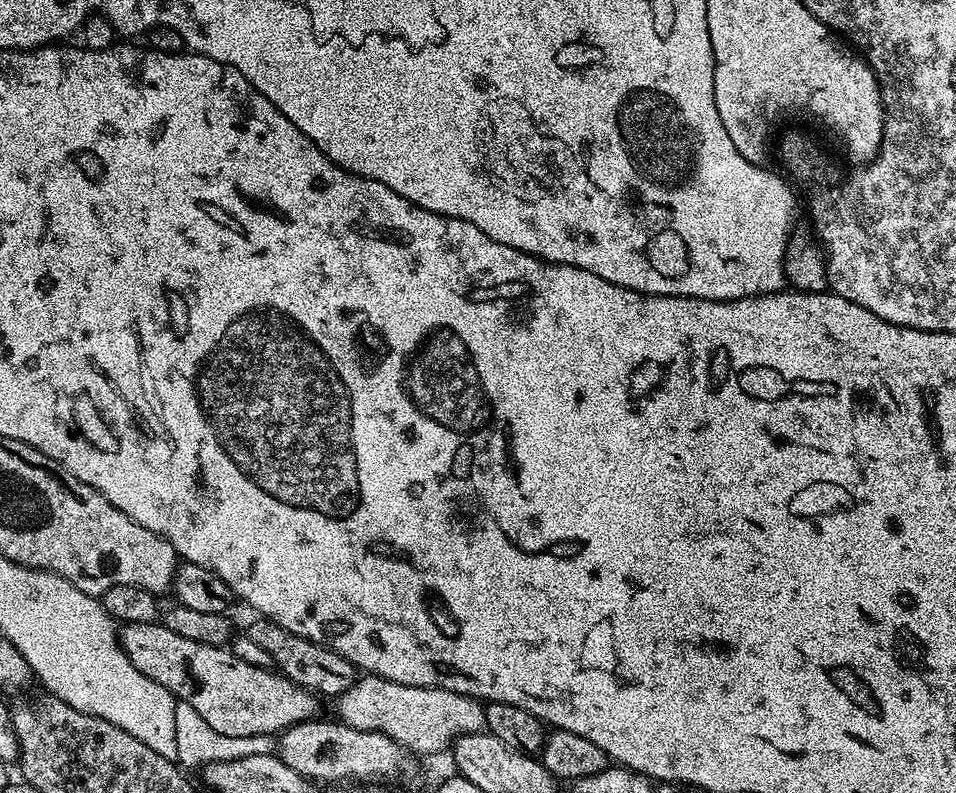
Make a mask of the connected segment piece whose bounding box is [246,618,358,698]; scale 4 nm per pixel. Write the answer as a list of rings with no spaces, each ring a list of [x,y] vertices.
[[[256,618],[256,621],[246,628],[246,635],[254,638],[254,642],[258,642],[258,646],[262,646],[262,650],[269,652],[279,675],[316,693],[317,697],[335,698],[341,696],[358,678],[357,669],[353,668],[349,660],[342,658],[342,654],[321,644],[310,642],[306,638],[298,638],[298,634],[290,634],[290,630],[282,630],[282,626],[278,626],[273,620]]]

